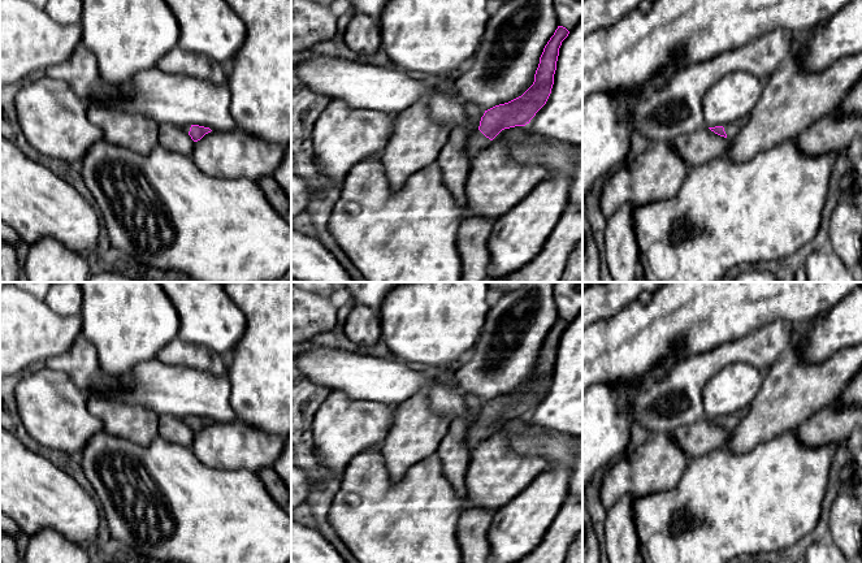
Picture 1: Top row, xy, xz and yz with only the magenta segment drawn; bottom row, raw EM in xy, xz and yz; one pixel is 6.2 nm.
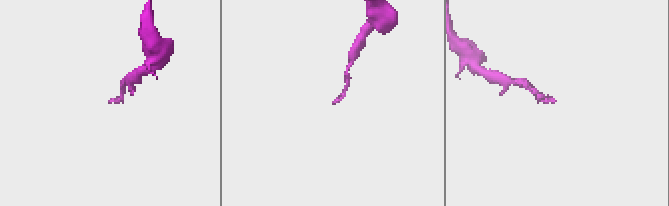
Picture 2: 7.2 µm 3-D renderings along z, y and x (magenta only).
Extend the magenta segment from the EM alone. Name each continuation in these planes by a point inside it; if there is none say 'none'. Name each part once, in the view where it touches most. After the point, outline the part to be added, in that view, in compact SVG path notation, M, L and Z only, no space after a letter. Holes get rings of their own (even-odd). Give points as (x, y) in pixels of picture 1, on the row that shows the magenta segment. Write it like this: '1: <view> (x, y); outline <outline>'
1: xz (477, 142); outline M478 129L472 133L467 143L467 155L469 160L475 159L482 150L490 144L490 139L486 138Z

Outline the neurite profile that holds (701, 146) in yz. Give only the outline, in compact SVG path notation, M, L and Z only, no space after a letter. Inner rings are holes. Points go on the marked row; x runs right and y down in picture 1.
M705 125L670 140L670 144L690 168L724 156L731 146L731 138L720 137Z

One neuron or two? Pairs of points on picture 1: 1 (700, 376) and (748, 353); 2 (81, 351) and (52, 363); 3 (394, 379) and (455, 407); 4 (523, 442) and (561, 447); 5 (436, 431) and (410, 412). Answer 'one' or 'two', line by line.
1: one
2: one
3: one
4: one
5: one

